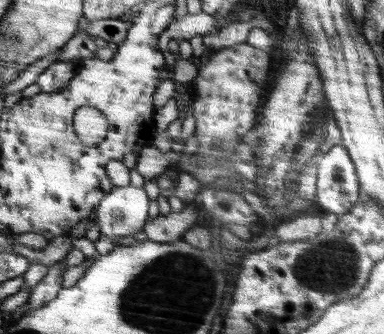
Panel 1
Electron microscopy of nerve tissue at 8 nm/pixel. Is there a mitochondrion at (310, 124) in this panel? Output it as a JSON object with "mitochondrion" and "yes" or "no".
{"mitochondrion":"yes"}

